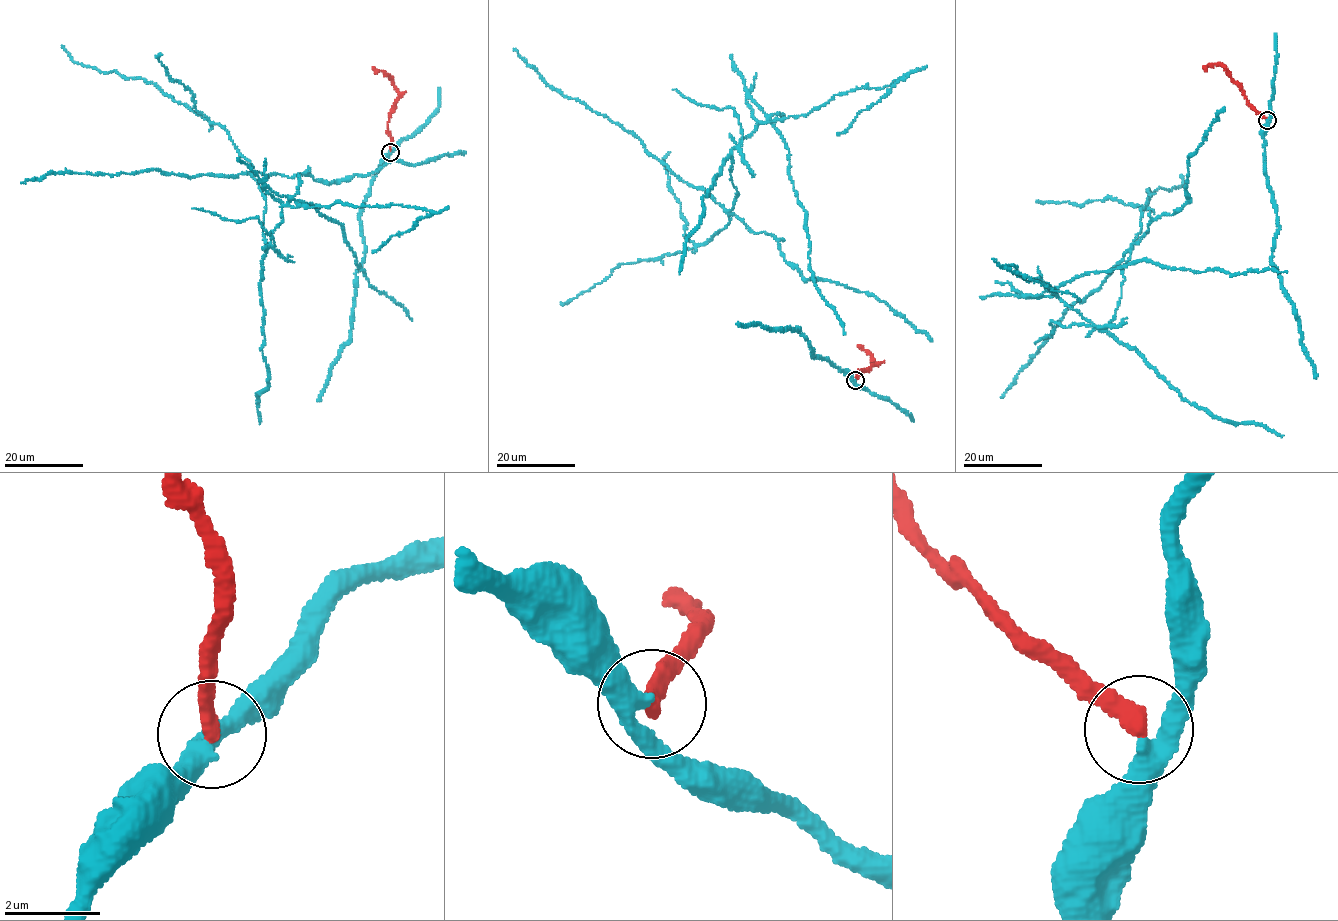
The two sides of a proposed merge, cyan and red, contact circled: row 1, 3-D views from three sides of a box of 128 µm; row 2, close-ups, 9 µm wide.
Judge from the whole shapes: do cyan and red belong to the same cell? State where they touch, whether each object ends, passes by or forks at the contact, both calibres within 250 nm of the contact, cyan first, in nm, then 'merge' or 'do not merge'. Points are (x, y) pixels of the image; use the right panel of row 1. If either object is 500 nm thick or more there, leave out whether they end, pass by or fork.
(1267, 120) | cyan passes by | red ends | 400/360 nm | do not merge

